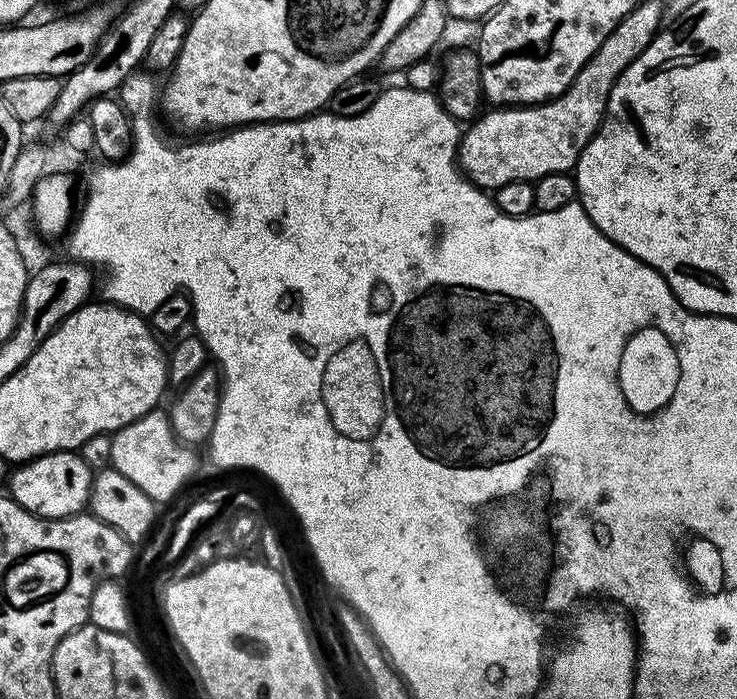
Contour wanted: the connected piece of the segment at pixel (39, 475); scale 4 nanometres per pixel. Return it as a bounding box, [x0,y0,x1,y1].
[10,452,93,520]

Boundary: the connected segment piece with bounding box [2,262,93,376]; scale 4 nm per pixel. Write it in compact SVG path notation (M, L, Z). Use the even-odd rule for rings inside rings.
M83 262L68 264L48 264L31 273L28 277L24 308L20 311L20 321L10 339L3 341L4 376L13 376L31 356L38 346L72 312L77 312L89 303L92 292L93 269Z

